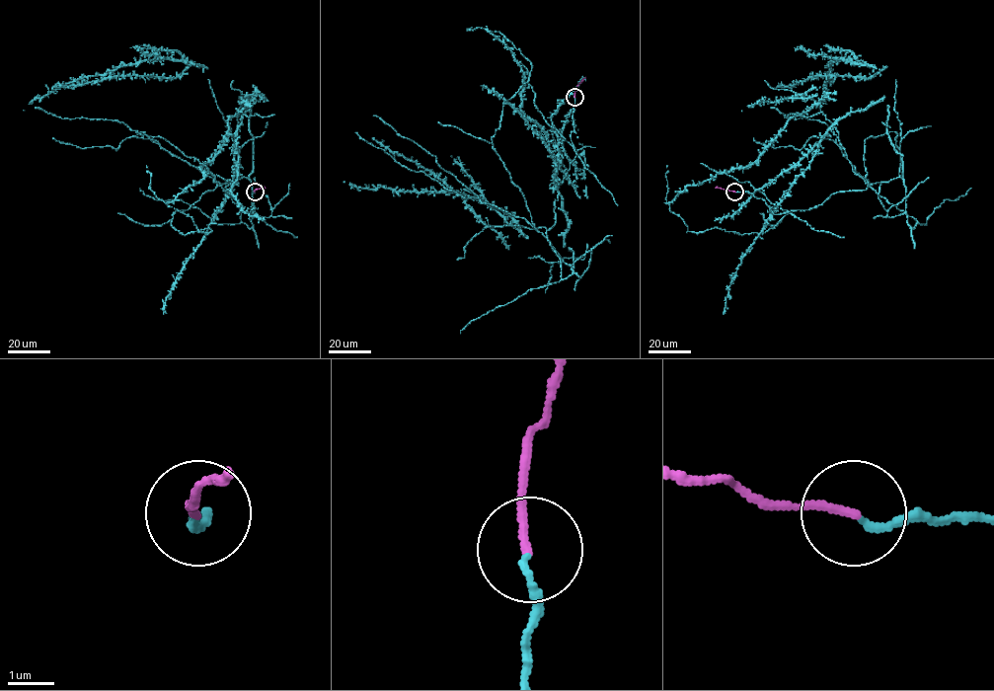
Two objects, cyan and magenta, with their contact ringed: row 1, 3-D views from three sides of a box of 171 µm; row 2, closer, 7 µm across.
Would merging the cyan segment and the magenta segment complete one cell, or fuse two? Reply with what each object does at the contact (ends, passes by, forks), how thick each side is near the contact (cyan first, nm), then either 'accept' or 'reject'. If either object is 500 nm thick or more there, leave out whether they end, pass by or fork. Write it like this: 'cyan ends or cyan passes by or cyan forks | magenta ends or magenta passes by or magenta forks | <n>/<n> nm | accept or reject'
cyan ends | magenta ends | 150/170 nm | accept

